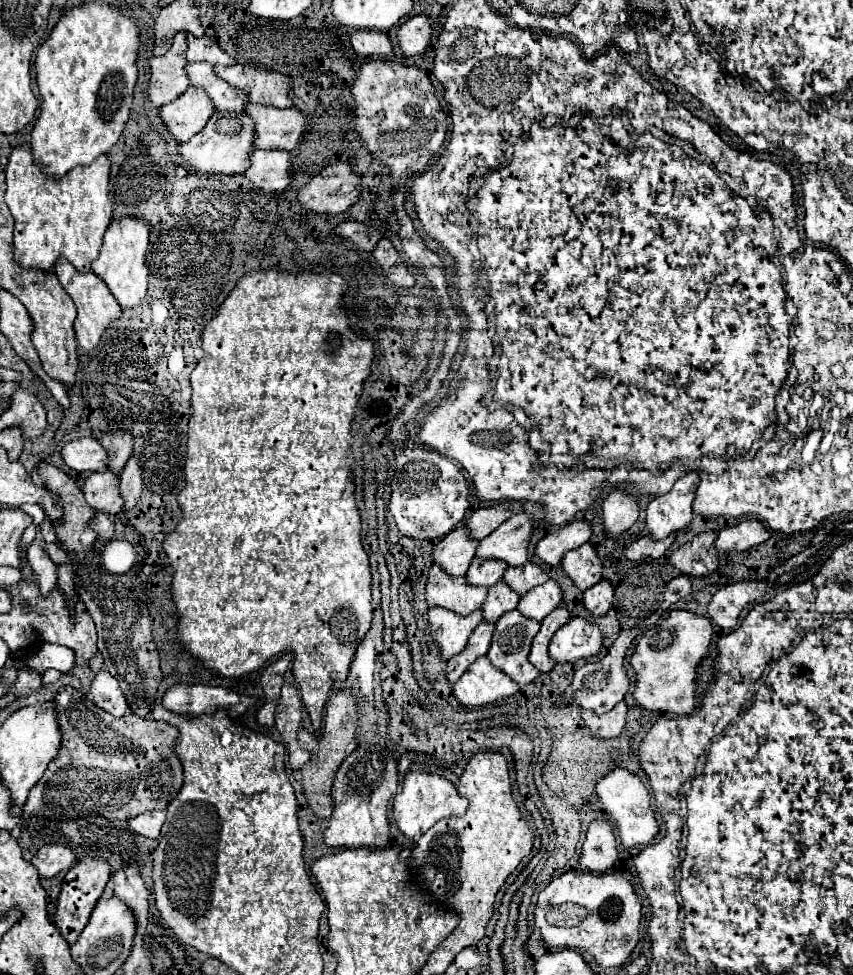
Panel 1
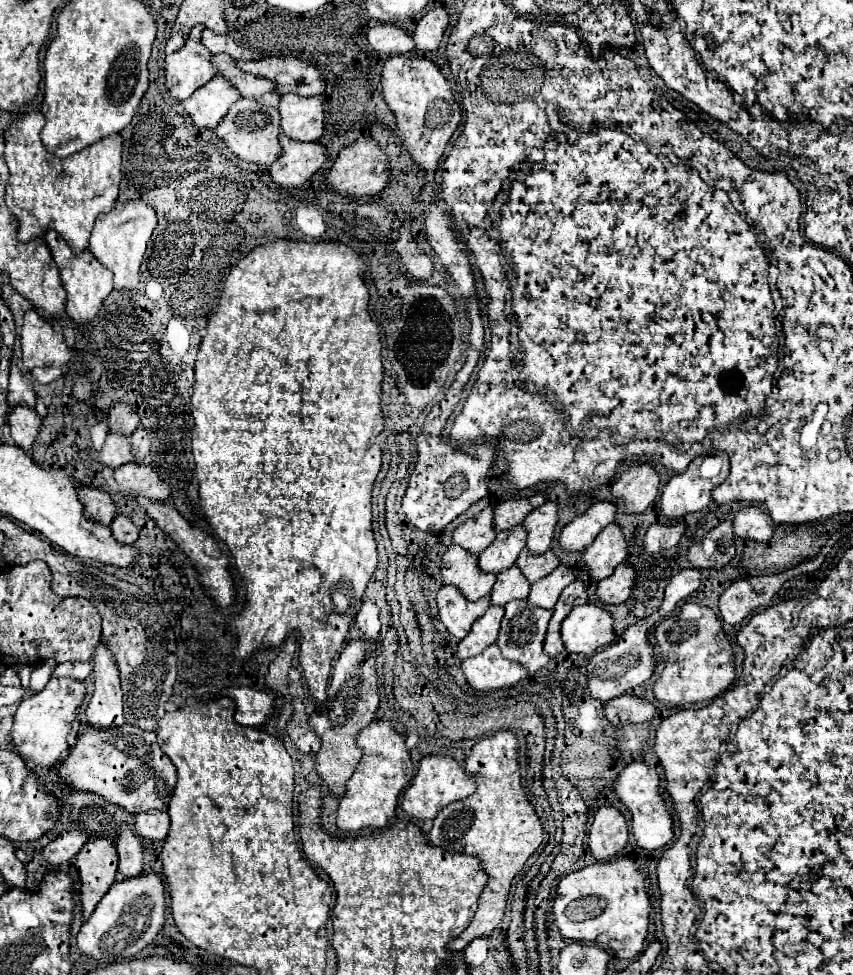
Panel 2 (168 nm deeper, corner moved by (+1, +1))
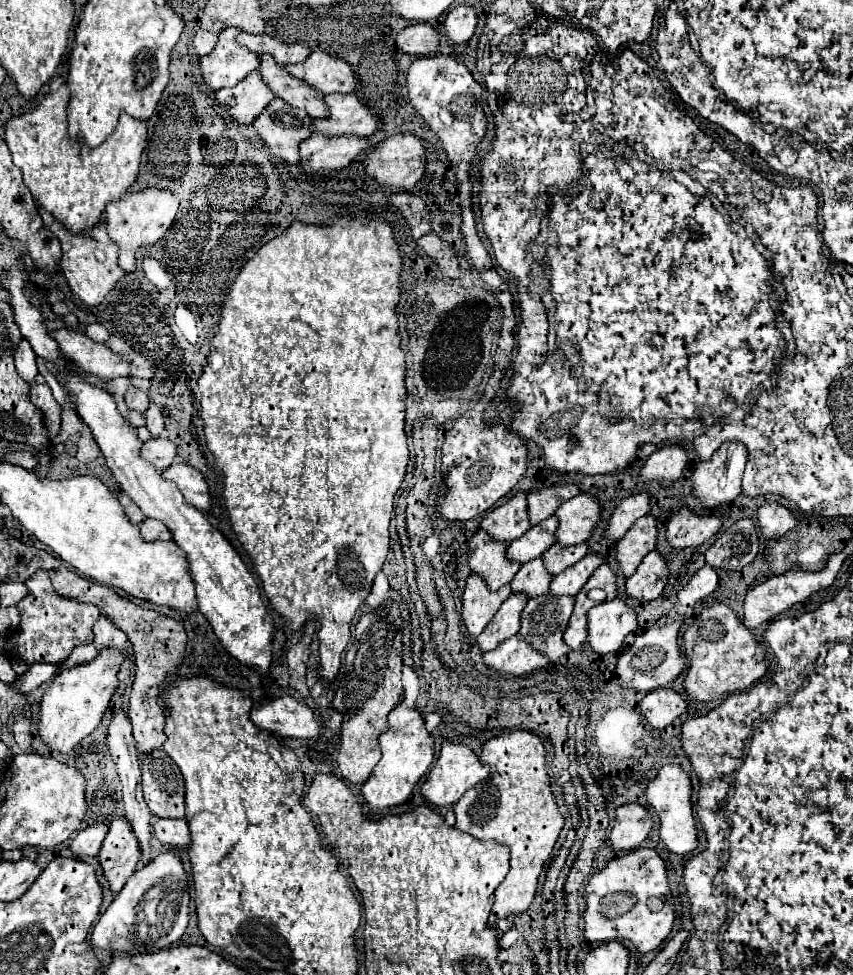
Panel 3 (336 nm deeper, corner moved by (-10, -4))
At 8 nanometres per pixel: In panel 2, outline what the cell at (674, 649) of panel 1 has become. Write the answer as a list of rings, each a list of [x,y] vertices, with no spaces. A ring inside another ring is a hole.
[[[684,604],[676,618],[668,618],[656,626],[656,644],[662,650],[662,656],[666,656],[666,668],[654,684],[658,702],[672,706],[708,702],[730,688],[736,678],[734,648],[718,614],[708,606]]]

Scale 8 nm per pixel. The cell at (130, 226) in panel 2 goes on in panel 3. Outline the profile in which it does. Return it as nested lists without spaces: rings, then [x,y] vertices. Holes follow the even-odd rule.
[[[145,189],[139,193],[127,193],[123,199],[109,203],[105,211],[107,235],[119,247],[119,267],[129,275],[137,271],[137,257],[143,249],[157,243],[165,231],[173,225],[179,201],[173,193],[161,189]]]

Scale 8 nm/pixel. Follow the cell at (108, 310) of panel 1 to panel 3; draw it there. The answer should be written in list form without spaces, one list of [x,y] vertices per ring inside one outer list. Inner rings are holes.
[[[39,209],[43,223],[49,231],[55,233],[55,237],[61,241],[61,249],[63,249],[63,257],[61,257],[61,271],[67,277],[67,283],[71,287],[71,291],[89,307],[97,307],[101,305],[107,295],[115,289],[115,285],[121,281],[123,271],[117,265],[117,249],[115,243],[107,237],[105,231],[105,223],[99,223],[95,227],[95,231],[87,233],[87,235],[73,235],[69,233],[61,223],[57,223],[47,211]]]

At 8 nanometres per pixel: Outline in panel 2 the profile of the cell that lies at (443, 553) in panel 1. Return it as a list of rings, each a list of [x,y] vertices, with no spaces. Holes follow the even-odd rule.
[[[488,506],[478,516],[460,524],[452,534],[452,542],[460,544],[472,554],[484,552],[496,538],[496,530],[492,528],[492,512],[494,512],[494,506]]]

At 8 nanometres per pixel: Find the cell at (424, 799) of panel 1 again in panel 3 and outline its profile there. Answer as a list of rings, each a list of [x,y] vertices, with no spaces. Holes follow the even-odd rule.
[[[445,741],[441,751],[439,751],[437,763],[433,765],[433,769],[431,769],[429,777],[425,779],[425,783],[421,785],[421,795],[431,807],[437,807],[437,809],[447,807],[447,805],[455,805],[465,795],[465,791],[469,791],[477,783],[485,781],[487,775],[489,775],[489,769],[479,763],[479,759],[475,757],[475,753],[469,747],[465,747],[461,743]]]

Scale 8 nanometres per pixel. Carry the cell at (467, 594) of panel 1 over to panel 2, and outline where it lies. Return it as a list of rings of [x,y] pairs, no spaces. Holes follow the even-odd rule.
[[[452,544],[448,548],[448,552],[442,558],[442,564],[442,582],[456,584],[468,600],[478,600],[490,594],[496,582],[496,574],[480,572],[478,556],[464,552],[464,548],[460,548],[458,544]]]

